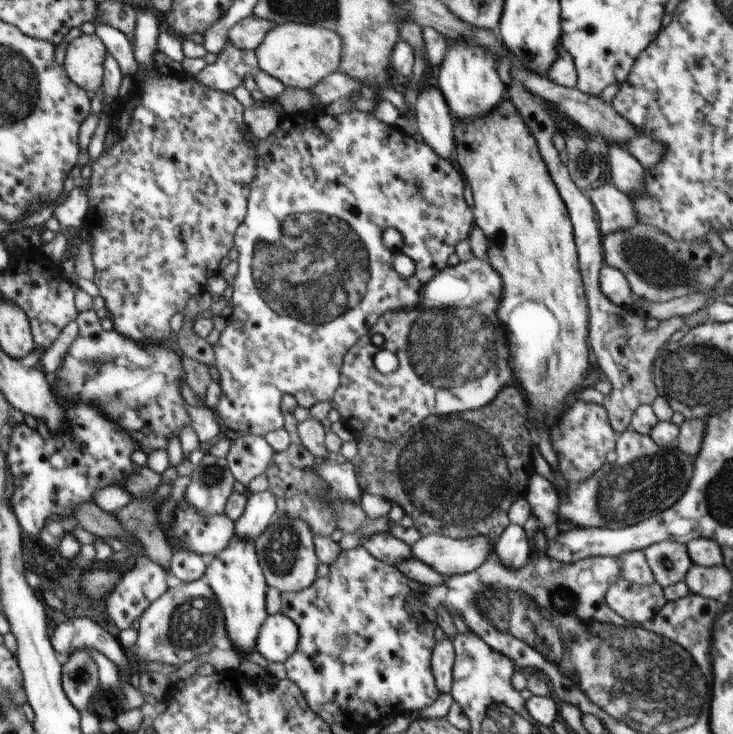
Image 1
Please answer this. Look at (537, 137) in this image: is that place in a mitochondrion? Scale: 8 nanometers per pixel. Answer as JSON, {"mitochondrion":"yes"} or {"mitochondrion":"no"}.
{"mitochondrion":"no"}

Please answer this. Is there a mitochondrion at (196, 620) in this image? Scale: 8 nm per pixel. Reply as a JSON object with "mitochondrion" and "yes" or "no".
{"mitochondrion":"yes"}

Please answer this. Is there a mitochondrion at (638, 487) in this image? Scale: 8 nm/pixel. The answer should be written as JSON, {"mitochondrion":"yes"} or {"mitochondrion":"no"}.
{"mitochondrion":"yes"}

